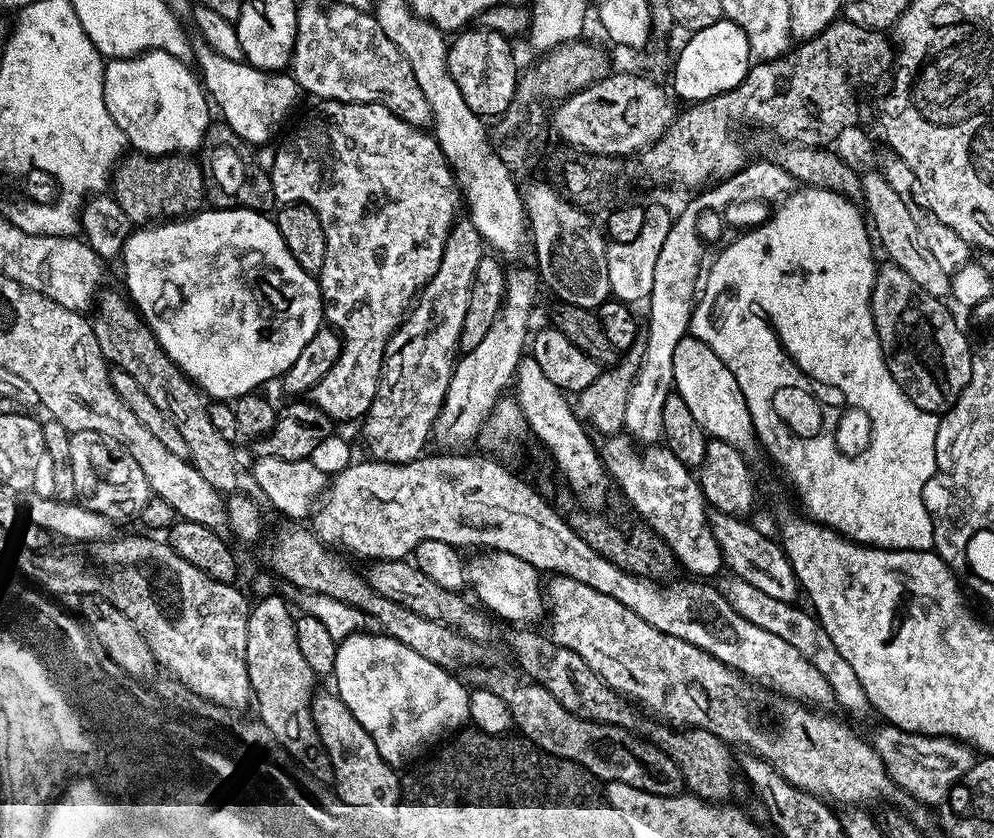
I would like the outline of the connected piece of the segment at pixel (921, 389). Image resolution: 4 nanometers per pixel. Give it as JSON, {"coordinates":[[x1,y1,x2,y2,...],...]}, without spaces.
{"coordinates":[[884,262,877,267,872,287,872,317,884,360,910,402,918,410,937,414,956,406,962,390,970,382,974,355,967,334,944,303,941,297,922,290,897,264]]}

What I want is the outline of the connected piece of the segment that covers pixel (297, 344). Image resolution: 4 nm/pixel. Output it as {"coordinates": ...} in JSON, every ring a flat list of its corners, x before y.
{"coordinates":[[212,208,189,214,183,218,169,218,163,222,153,222,147,226,137,227,124,243,122,261,124,260,124,284,126,296,134,305,140,317,150,326,162,350,183,370,189,380,204,393,205,397,216,400,235,402,248,392,256,392,267,380,283,377,285,372,298,362,298,354,314,338,314,334,325,323,324,299,320,296,320,282,313,273,302,270,298,262,294,262,294,254,286,250,286,242,282,242,282,234,278,234,278,226,271,215,246,210,245,208]]}

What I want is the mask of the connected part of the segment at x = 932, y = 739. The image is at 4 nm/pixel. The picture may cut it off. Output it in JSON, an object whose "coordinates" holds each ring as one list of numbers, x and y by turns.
{"coordinates":[[883,726,870,743,882,758,890,778,906,794,910,794,921,804,943,805,949,799,952,789,963,781,971,770,974,752,969,745,953,740,951,736,925,734,920,730,903,732,900,728]]}

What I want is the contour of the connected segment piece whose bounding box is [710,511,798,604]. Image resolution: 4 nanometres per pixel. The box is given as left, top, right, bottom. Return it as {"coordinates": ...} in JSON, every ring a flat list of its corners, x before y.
{"coordinates":[[713,511,710,519,714,536,724,555,724,563,731,575,750,582,762,594,770,594,770,598,778,598,778,602,793,603,798,596,796,575,783,547,775,539,772,540,764,532,759,532,752,524,747,524,747,519,731,516,722,512]]}

